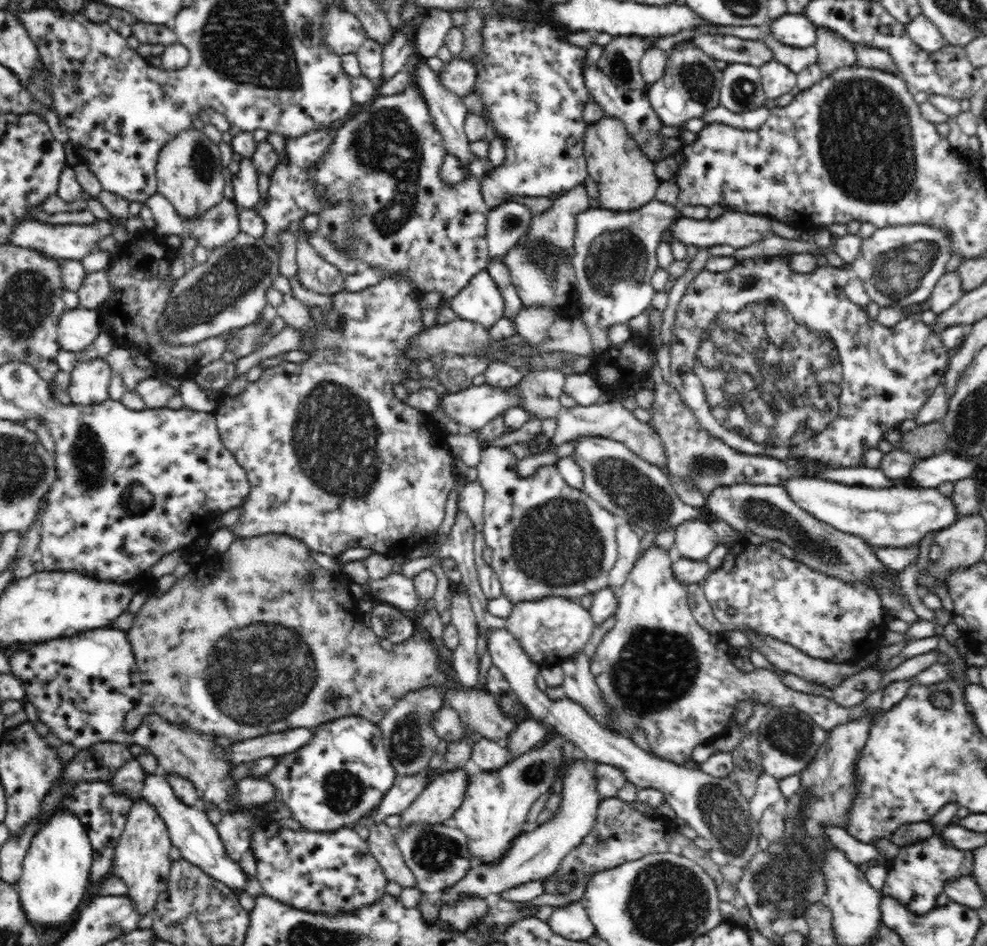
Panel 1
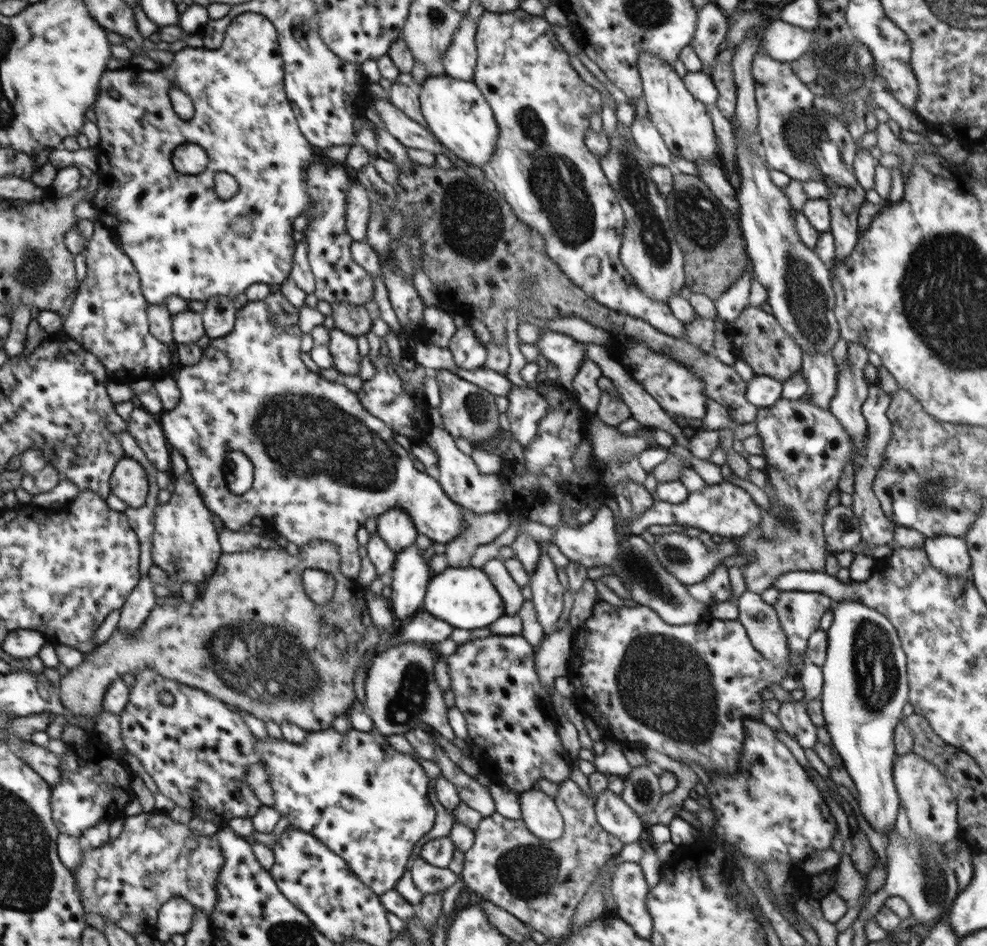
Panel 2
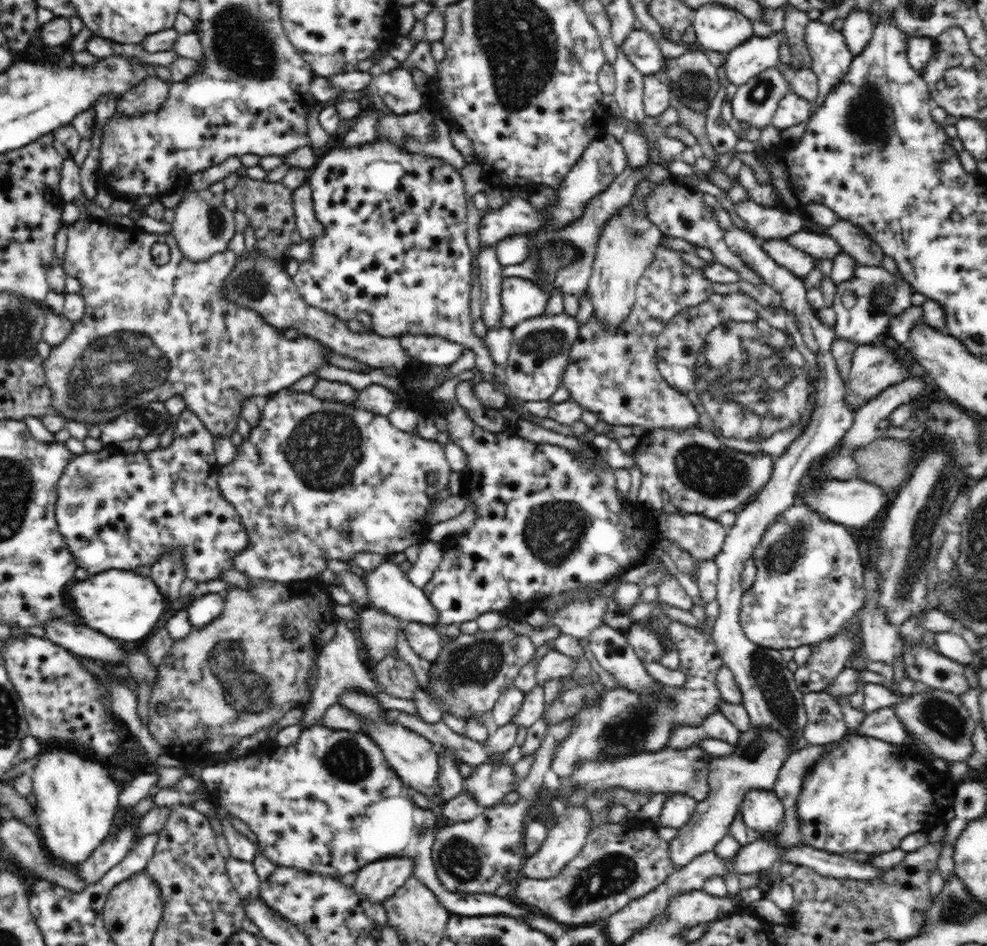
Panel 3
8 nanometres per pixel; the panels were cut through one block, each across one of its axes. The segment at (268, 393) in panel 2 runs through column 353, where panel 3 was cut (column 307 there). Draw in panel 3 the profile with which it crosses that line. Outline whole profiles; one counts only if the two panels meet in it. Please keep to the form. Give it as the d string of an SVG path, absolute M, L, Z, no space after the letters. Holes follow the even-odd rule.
M290 389L280 390L267 398L266 406L262 408L260 422L256 428L252 428L250 436L242 440L242 446L238 448L234 462L228 466L218 466L218 488L222 496L230 501L239 514L240 523L248 535L248 547L233 556L233 568L244 572L252 579L270 579L271 581L286 582L310 580L318 574L328 576L328 560L352 561L354 554L360 552L374 552L388 558L398 552L404 552L412 544L422 540L426 534L426 512L430 508L431 500L448 486L448 480L452 476L452 468L446 460L445 446L435 440L424 440L419 435L406 433L395 428L387 416L379 416L367 412L356 406L346 406L340 402L321 400L313 396L311 392L293 392ZM430 472L438 474L435 484L426 482L426 475Z

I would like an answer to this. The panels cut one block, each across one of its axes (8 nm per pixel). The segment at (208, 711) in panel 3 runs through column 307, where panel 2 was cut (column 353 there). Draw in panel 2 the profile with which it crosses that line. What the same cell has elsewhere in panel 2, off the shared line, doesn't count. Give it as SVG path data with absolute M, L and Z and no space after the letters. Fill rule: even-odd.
M314 540L310 541L310 544L302 545L299 548L299 552L300 555L294 556L281 547L262 549L259 546L247 552L222 552L217 568L214 569L214 573L210 575L206 582L208 586L206 591L203 594L198 594L194 603L185 602L179 594L172 594L166 597L164 605L156 605L150 611L150 616L146 617L142 627L138 627L138 629L133 631L122 631L116 628L104 644L97 646L92 652L86 654L82 664L61 678L55 690L55 697L67 708L69 715L73 713L78 714L78 716L96 717L101 714L106 692L108 692L110 685L114 684L114 681L122 678L122 675L132 675L138 673L140 669L153 668L161 676L206 691L217 699L229 703L231 706L237 706L239 709L251 713L253 718L259 718L264 722L276 722L278 725L290 722L304 730L314 732L332 727L337 716L345 714L344 712L348 711L354 704L354 700L357 700L356 692L354 691L354 678L356 678L357 669L362 664L366 652L380 652L378 648L384 646L392 638L398 630L398 626L396 622L393 628L386 630L377 628L374 625L372 617L370 617L370 611L368 611L366 598L364 598L364 590L362 590L356 580L349 579L340 571L340 555L338 555L338 549L334 548L334 544L328 541ZM308 569L318 569L334 577L334 596L322 606L312 602L303 587L302 574Z

